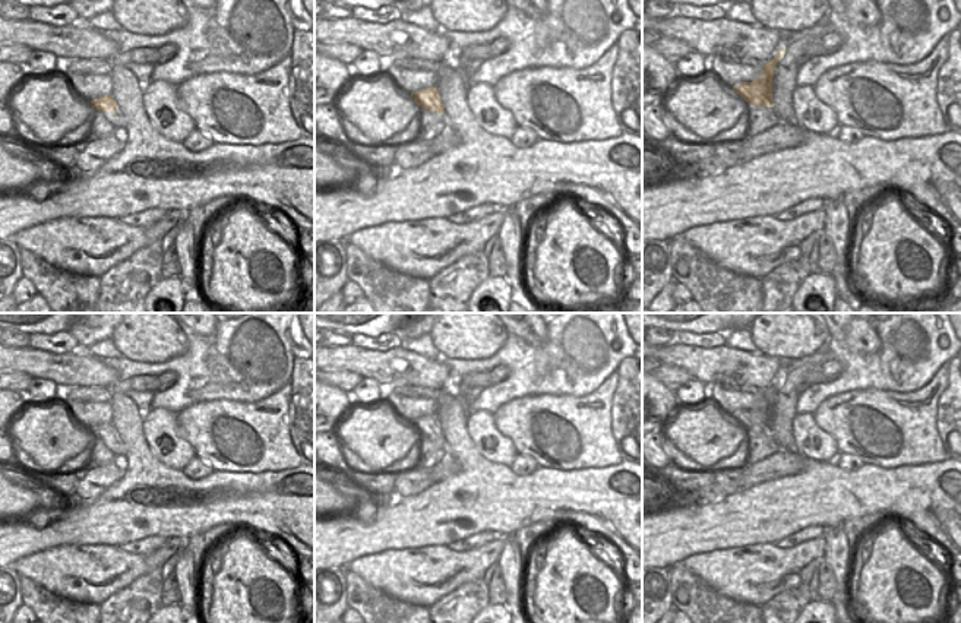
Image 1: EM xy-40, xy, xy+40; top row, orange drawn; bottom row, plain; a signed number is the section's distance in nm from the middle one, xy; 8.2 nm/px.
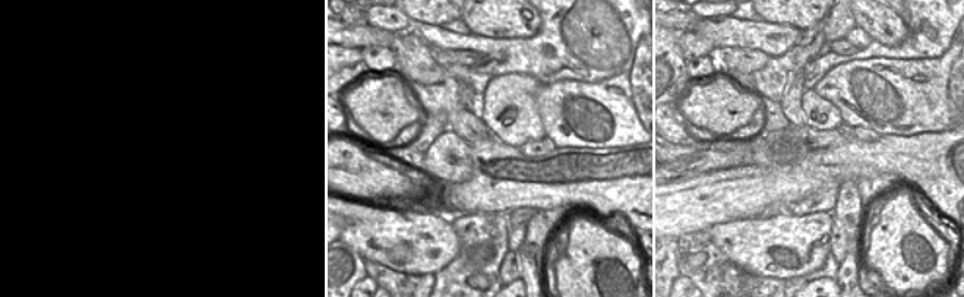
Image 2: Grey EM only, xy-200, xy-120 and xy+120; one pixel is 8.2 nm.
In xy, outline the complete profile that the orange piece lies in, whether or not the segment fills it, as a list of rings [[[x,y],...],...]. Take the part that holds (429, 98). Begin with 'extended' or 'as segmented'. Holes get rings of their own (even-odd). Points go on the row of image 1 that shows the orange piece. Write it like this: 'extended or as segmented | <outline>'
as segmented | [[[423,88],[415,94],[412,92],[411,97],[417,101],[418,107],[443,114],[445,107],[436,88]]]

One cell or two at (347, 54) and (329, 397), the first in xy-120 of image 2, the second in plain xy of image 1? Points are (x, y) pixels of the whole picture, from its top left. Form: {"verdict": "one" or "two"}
{"verdict": "two"}

